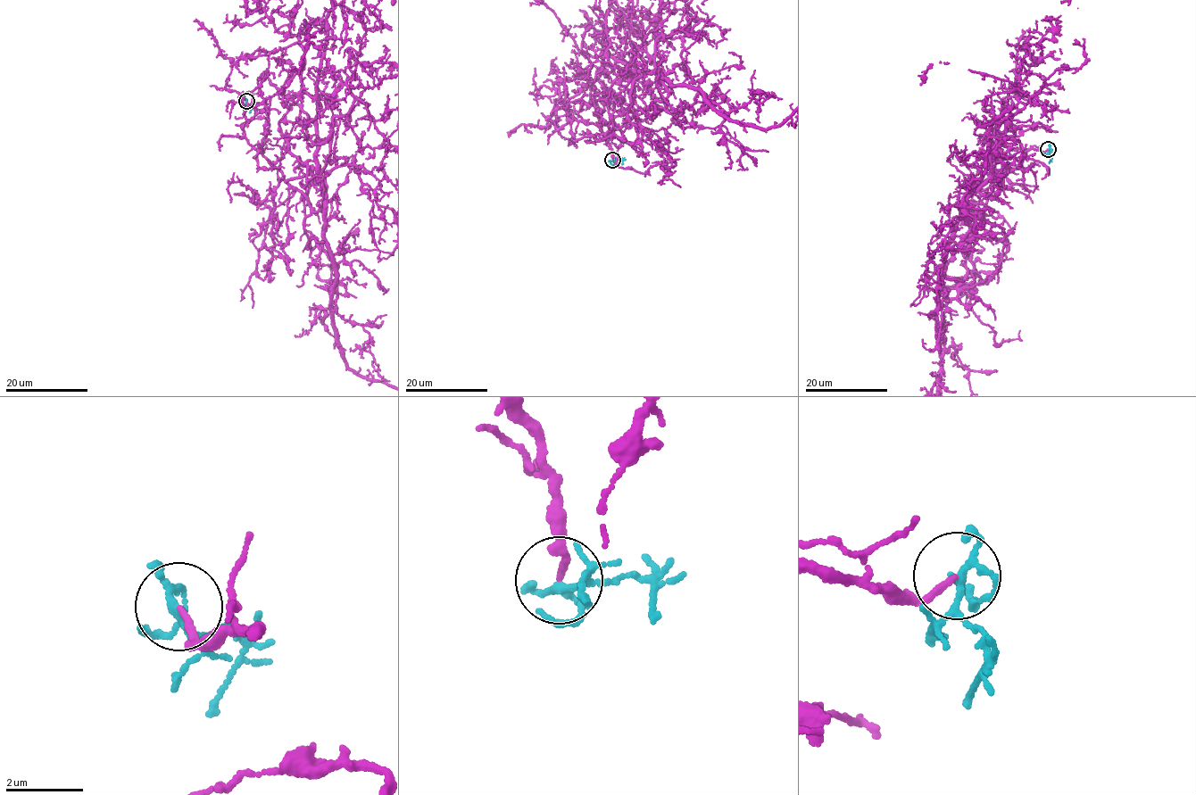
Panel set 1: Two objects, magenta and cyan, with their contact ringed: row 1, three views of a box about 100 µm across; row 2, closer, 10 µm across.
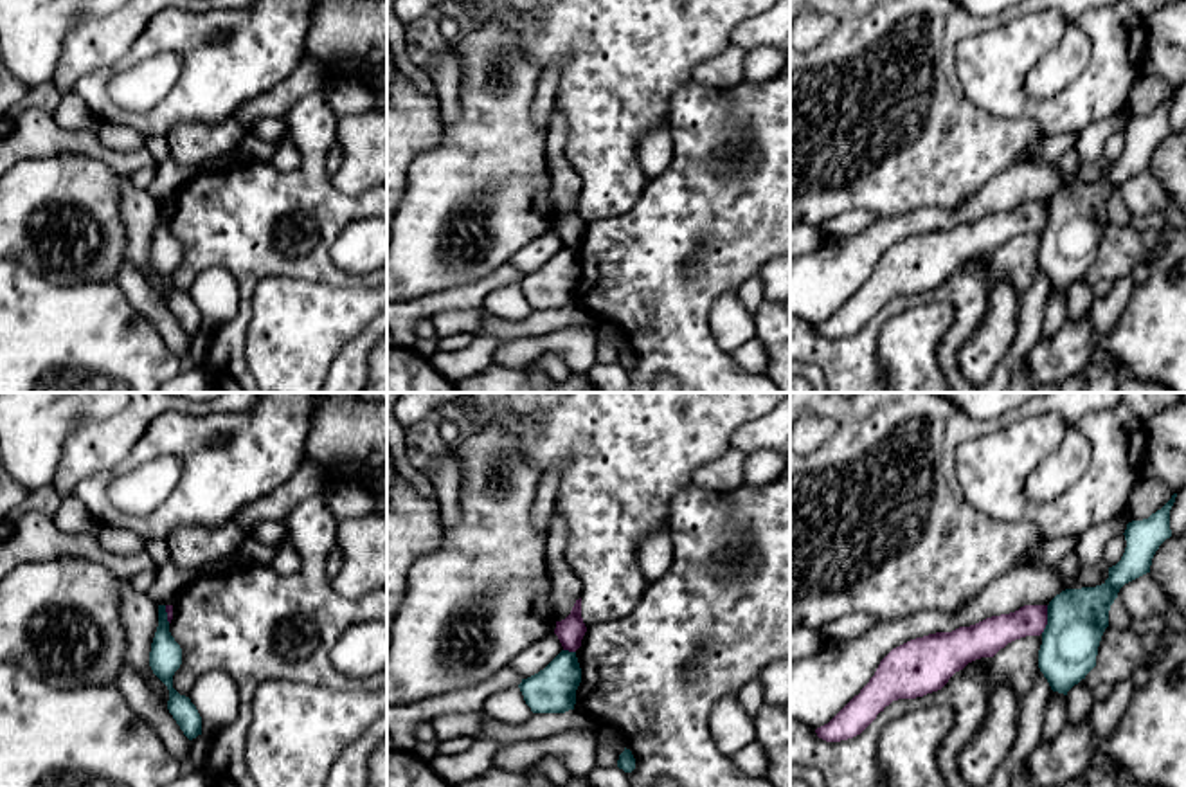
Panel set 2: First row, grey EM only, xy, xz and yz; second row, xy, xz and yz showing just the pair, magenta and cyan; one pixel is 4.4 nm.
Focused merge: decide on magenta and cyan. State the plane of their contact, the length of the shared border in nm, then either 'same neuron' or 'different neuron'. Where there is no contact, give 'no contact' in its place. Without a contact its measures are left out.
meets magenta in yz; contact 130 nm long; different neuron

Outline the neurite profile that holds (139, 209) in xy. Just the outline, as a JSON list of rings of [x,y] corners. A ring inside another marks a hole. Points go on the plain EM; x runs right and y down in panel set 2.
[[[128,176],[121,178],[121,218],[126,223],[126,256],[130,263],[149,279],[167,303],[169,286],[149,263],[151,240],[158,223],[158,200],[135,187]]]

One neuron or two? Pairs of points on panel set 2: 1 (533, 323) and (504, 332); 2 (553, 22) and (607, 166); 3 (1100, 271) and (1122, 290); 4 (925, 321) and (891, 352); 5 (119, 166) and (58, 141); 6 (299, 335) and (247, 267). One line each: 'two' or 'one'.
1: one
2: one
3: two
4: one
5: one
6: one

